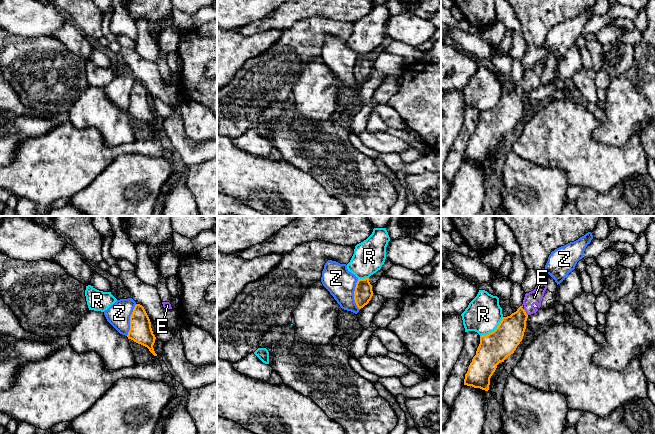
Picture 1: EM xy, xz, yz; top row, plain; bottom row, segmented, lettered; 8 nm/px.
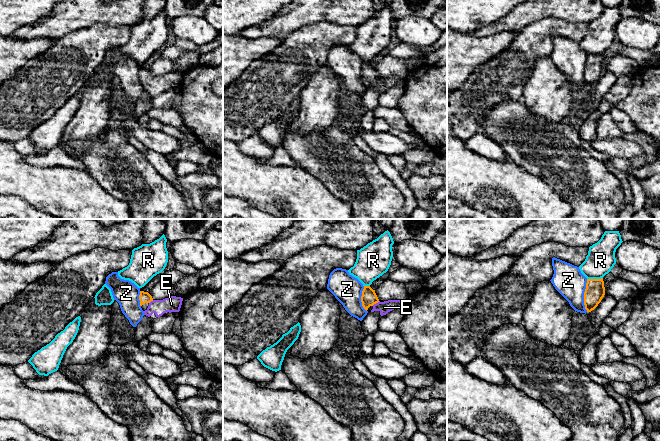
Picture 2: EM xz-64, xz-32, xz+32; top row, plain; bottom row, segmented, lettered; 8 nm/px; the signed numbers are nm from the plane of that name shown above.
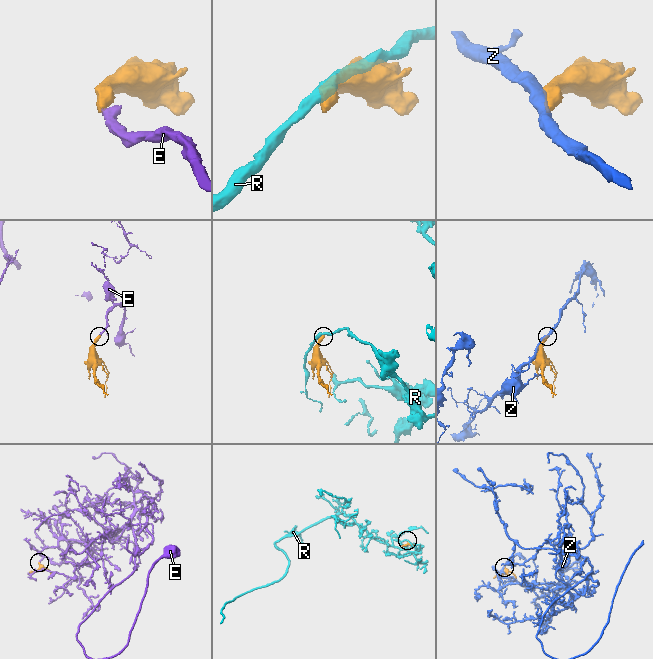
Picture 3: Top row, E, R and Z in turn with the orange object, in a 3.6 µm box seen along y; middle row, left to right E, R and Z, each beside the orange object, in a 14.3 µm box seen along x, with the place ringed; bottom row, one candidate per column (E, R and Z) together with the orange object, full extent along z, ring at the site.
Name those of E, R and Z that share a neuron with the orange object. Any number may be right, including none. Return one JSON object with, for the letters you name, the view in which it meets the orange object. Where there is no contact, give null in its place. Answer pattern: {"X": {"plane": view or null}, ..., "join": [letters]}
{"E": {"plane": "yz"}, "join": ["E"]}

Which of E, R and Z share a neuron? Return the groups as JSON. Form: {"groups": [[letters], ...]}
{"groups": [["E"], ["R"], ["Z"]]}

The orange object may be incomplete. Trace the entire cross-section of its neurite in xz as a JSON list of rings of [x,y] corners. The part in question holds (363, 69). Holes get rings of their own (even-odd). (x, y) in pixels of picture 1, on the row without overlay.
[[[369,54],[358,55],[354,67],[354,76],[359,85],[369,79],[373,72],[372,61]]]

